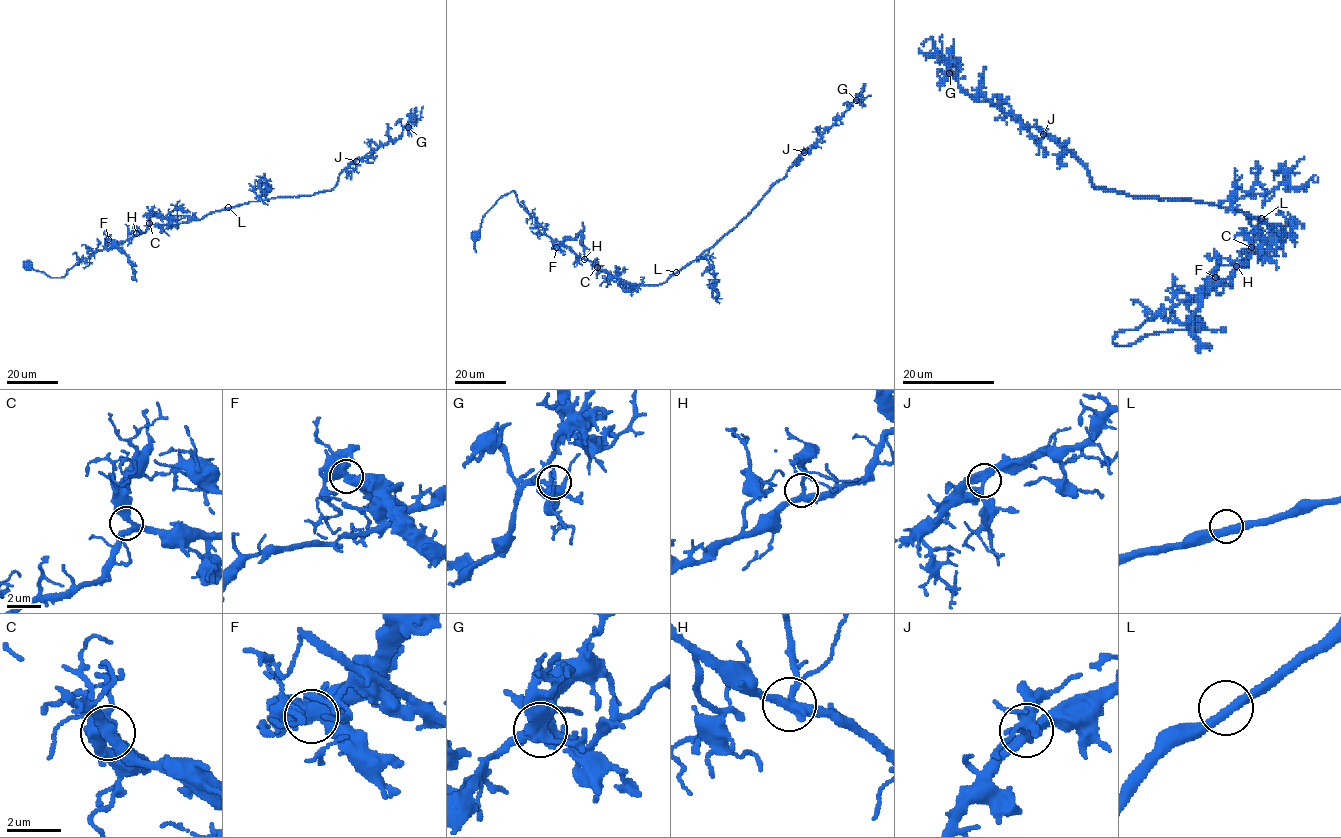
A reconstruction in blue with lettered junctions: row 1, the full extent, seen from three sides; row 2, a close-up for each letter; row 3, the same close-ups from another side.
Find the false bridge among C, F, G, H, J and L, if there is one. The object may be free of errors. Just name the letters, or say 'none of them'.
F

